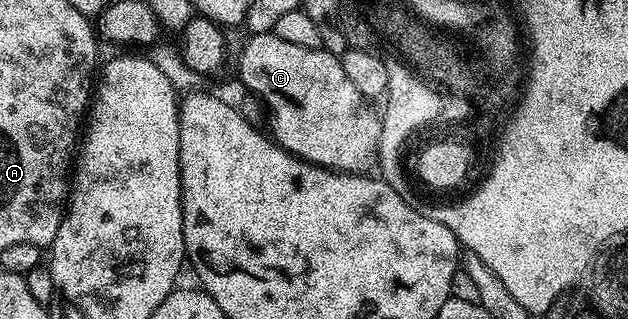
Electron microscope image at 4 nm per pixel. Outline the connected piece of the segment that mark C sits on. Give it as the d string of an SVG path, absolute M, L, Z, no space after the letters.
M272 31L262 35L250 34L249 40L241 47L241 57L237 61L237 71L241 74L241 83L257 96L266 106L267 115L273 118L272 138L278 147L291 152L308 163L317 167L327 167L331 171L347 171L350 173L365 173L374 166L379 145L380 130L353 131L357 123L368 117L369 111L366 100L351 85L347 73L343 73L343 65L338 56L316 47L303 49L303 45L291 45L283 41L283 37Z

